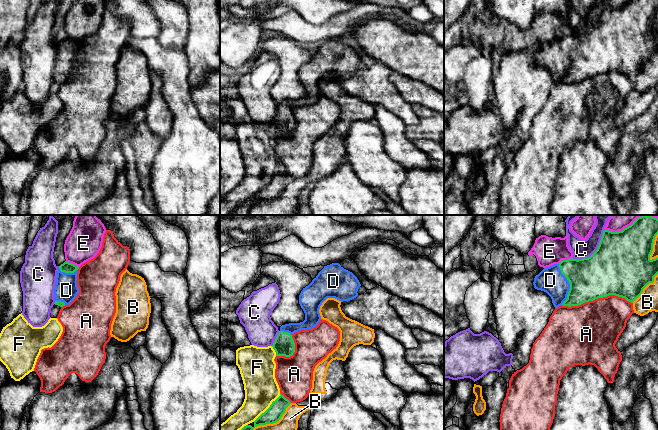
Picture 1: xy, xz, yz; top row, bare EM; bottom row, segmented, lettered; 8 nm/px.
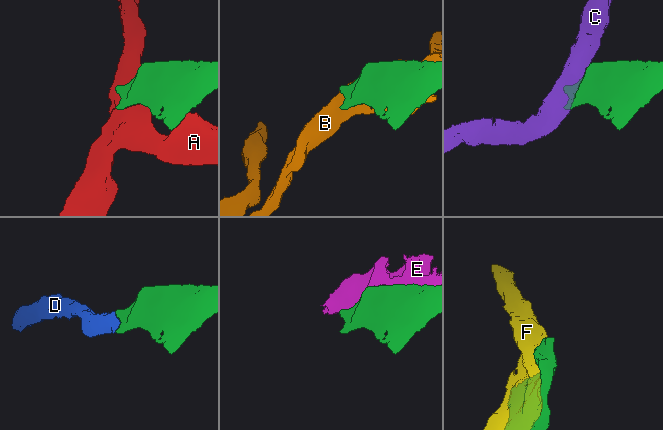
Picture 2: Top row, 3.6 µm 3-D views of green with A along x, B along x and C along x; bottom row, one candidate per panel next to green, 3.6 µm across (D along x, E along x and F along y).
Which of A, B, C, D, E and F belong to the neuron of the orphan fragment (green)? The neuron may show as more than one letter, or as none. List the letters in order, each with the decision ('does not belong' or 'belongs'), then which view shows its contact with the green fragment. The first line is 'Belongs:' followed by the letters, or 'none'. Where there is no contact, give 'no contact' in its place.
Belongs: D
A: does not belong; contact in yz
B: does not belong; contact in xz
C: does not belong; contact in yz
D: belongs; contact in yz
E: does not belong; contact in yz
F: does not belong; contact in xz

